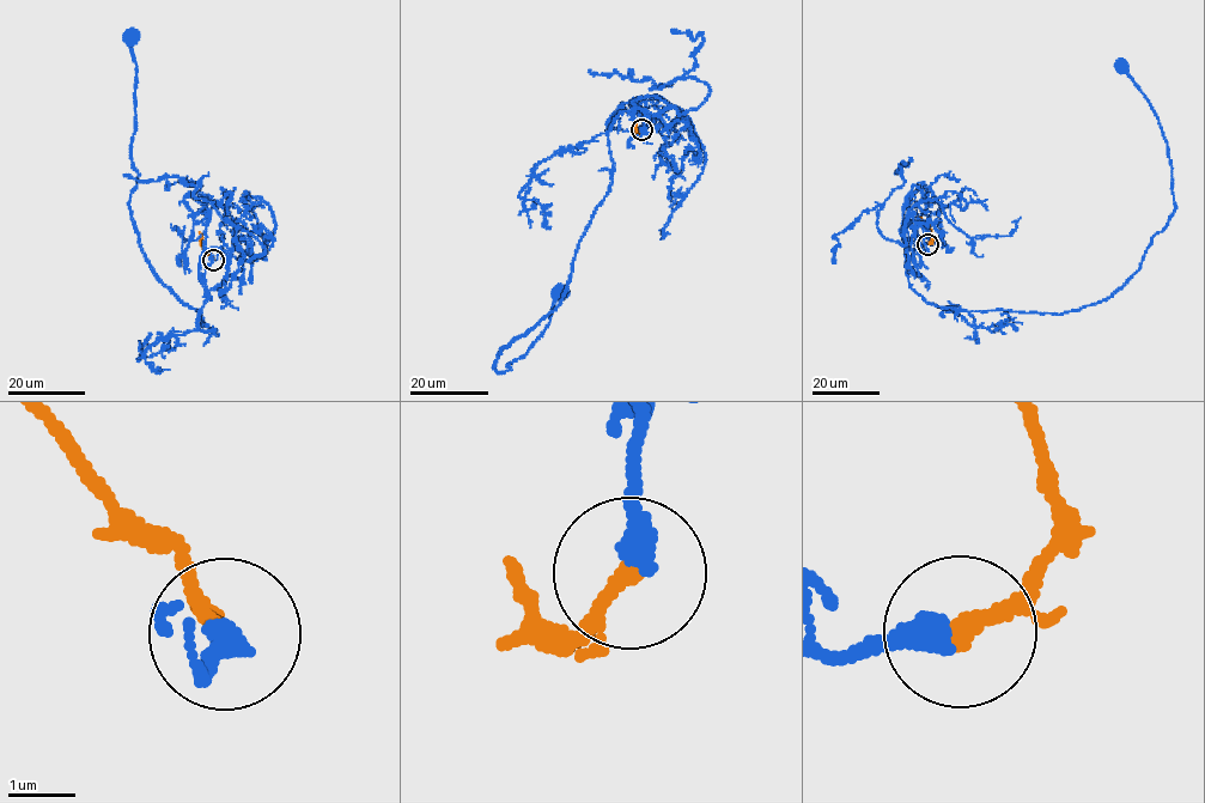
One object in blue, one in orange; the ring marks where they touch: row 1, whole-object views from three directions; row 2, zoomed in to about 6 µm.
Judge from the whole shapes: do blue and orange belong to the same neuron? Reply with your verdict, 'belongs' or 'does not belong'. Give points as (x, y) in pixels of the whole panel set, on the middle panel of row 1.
belongs

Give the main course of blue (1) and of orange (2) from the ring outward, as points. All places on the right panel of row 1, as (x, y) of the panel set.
1: (927, 243), (905, 268), (929, 303), (1060, 314), (1123, 285), (1175, 207), (1158, 119), (1121, 64)
2: (927, 243), (931, 235), (920, 217)

